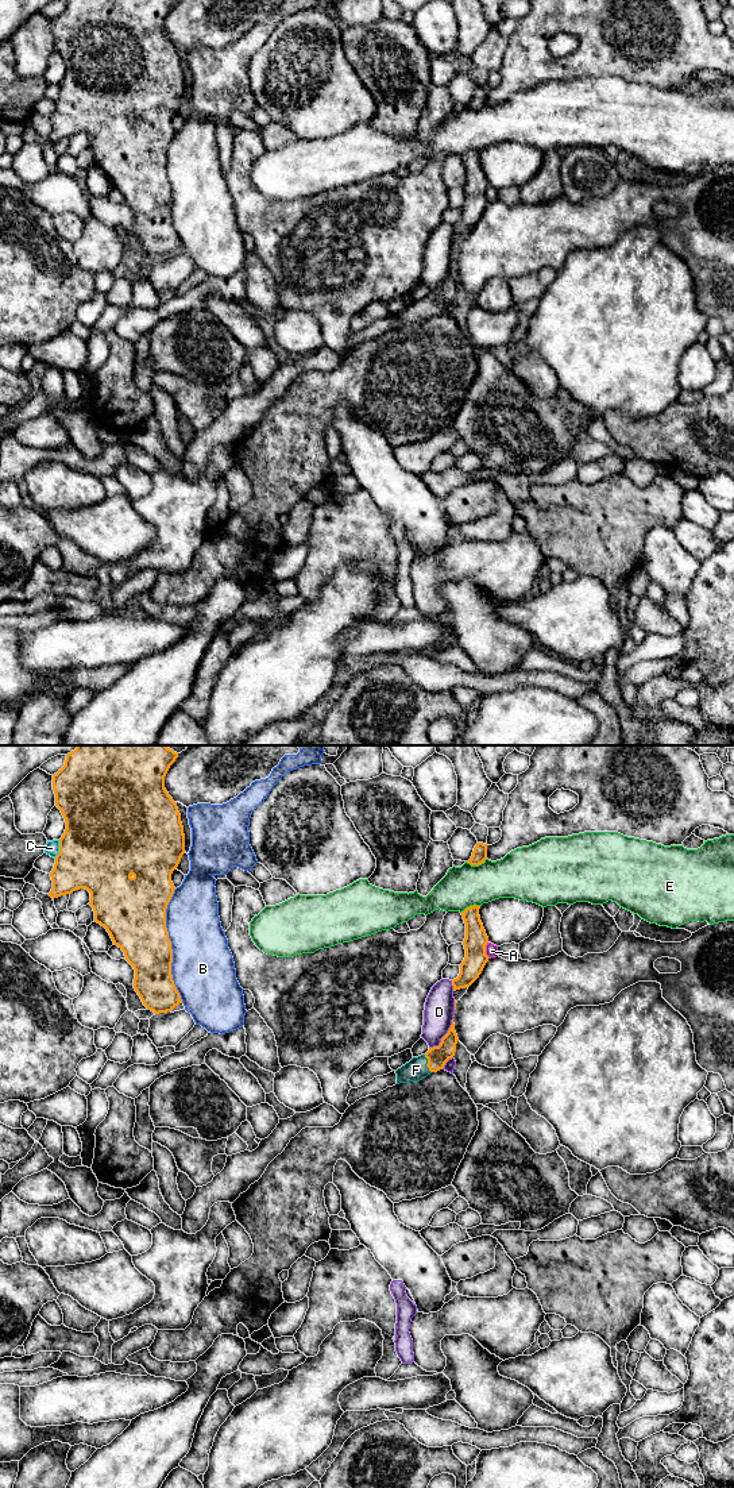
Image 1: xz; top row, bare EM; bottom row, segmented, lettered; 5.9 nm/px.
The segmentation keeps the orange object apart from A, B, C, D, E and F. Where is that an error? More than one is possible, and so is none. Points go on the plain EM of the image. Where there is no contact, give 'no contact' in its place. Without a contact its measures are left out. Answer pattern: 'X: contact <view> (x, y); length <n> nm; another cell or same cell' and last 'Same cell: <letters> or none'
A: contact xz (485, 193); length 100 nm; another cell
B: contact xz (170, 189); length 700 nm; another cell
C: contact xz (60, 93); length 120 nm; another cell
D: contact xz (444, 280); length 240 nm; another cell
E: contact xz (475, 108); length 130 nm; another cell
F: contact xz (427, 308); length 120 nm; same cell
Same cell: F

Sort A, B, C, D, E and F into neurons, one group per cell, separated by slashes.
A / B / C / D / E / F

